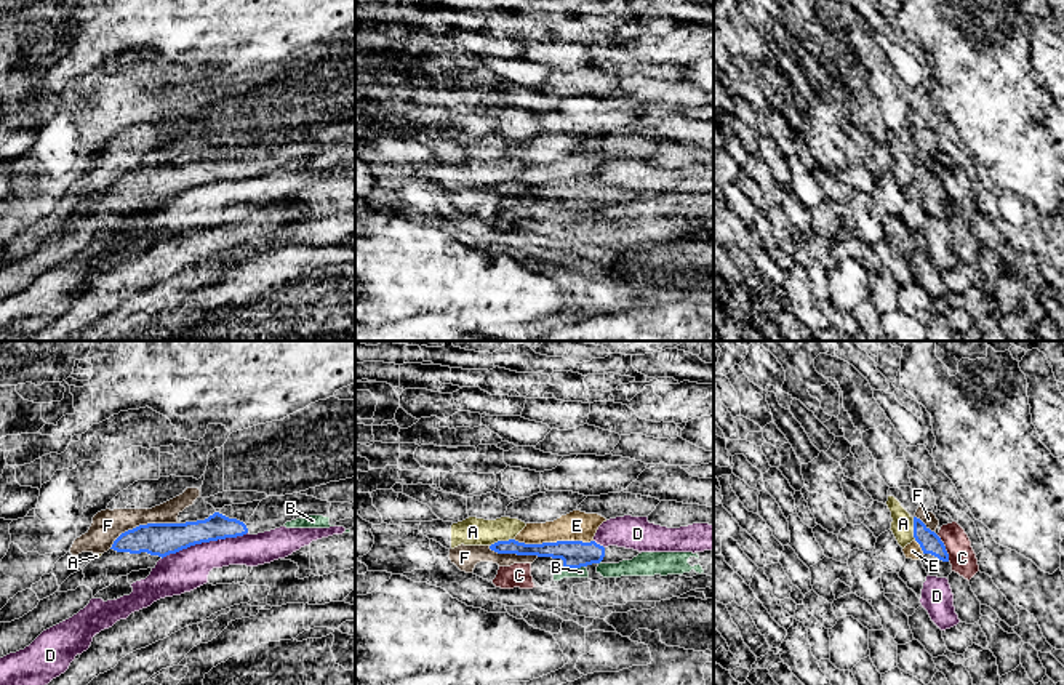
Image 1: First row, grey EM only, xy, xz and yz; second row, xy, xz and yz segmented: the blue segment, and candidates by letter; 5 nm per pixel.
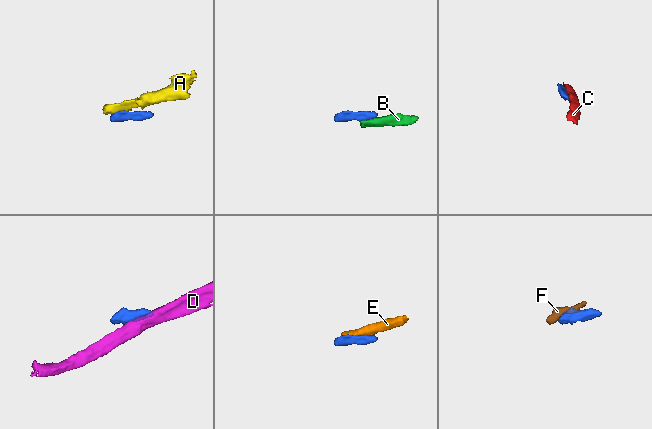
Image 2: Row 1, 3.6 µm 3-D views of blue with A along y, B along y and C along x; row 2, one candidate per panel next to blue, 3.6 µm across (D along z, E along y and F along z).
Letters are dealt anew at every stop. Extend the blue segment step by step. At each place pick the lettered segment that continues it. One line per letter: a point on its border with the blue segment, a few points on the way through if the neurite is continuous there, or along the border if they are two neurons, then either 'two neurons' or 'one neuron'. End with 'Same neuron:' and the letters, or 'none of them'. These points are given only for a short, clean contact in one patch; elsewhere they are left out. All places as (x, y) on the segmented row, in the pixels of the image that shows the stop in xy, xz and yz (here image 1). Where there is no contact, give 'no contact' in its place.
A: xz (501, 541) | along xz (514, 538), (495, 541), (490, 546) | two neurons
B: xz (573, 567) | along xz (584, 565), (562, 568) | two neurons
C: yz (944, 548) | along yz (936, 535), (949, 560) | two neurons
D: xy (204, 541) | two neurons
E: xz (554, 543) | along xz (514, 540), (525, 543), (592, 541) | two neurons
F: xy (143, 525) | along xy (180, 522), (140, 524), (125, 530), (109, 548) | two neurons
Same neuron: none of them

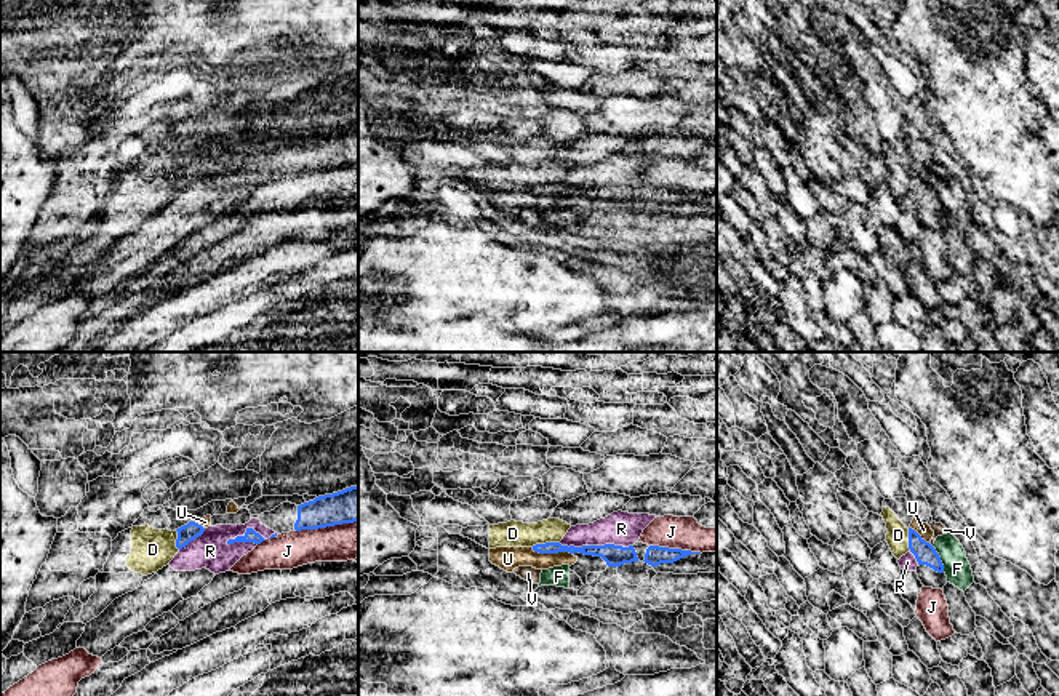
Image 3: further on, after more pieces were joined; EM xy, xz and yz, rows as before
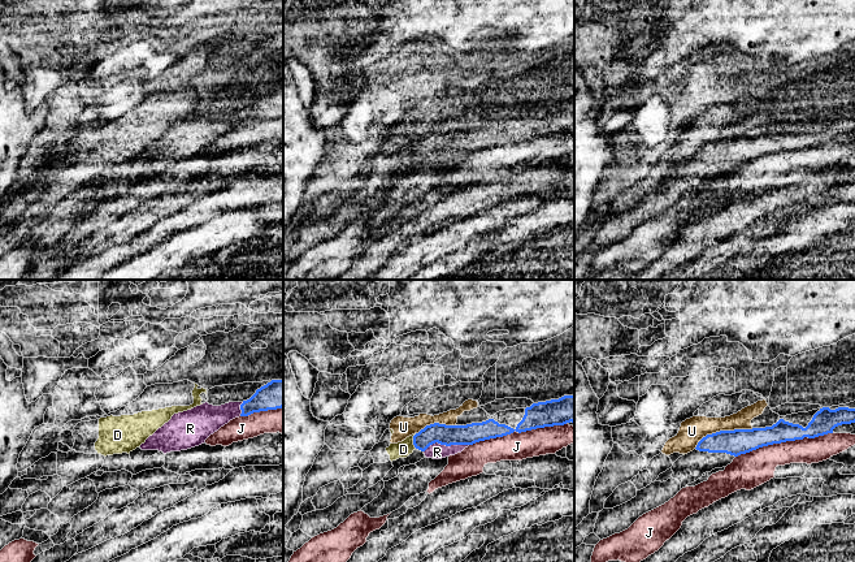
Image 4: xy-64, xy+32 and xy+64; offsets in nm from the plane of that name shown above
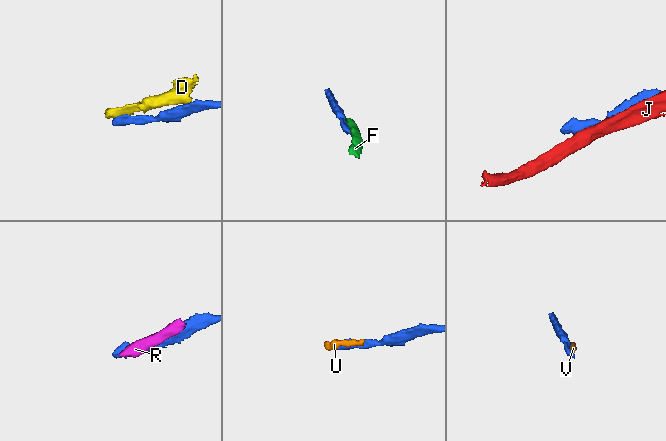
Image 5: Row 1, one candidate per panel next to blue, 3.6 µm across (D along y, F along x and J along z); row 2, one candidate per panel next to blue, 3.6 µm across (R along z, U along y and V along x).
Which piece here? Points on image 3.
D: xz (546, 543) | along xz (559, 541), (531, 546) | two neurons
F: yz (939, 559) | along yz (931, 546), (944, 572) | two neurons
J: xy (327, 525) | two neurons
R: xy (247, 532) | along xy (264, 540), (248, 528), (226, 543) | two neurons
U: xz (552, 552) | along xz (531, 548), (539, 552), (571, 554) | two neurons
V: yz (930, 544) | along yz (928, 543), (931, 546) | two neurons
Same neuron: none of them

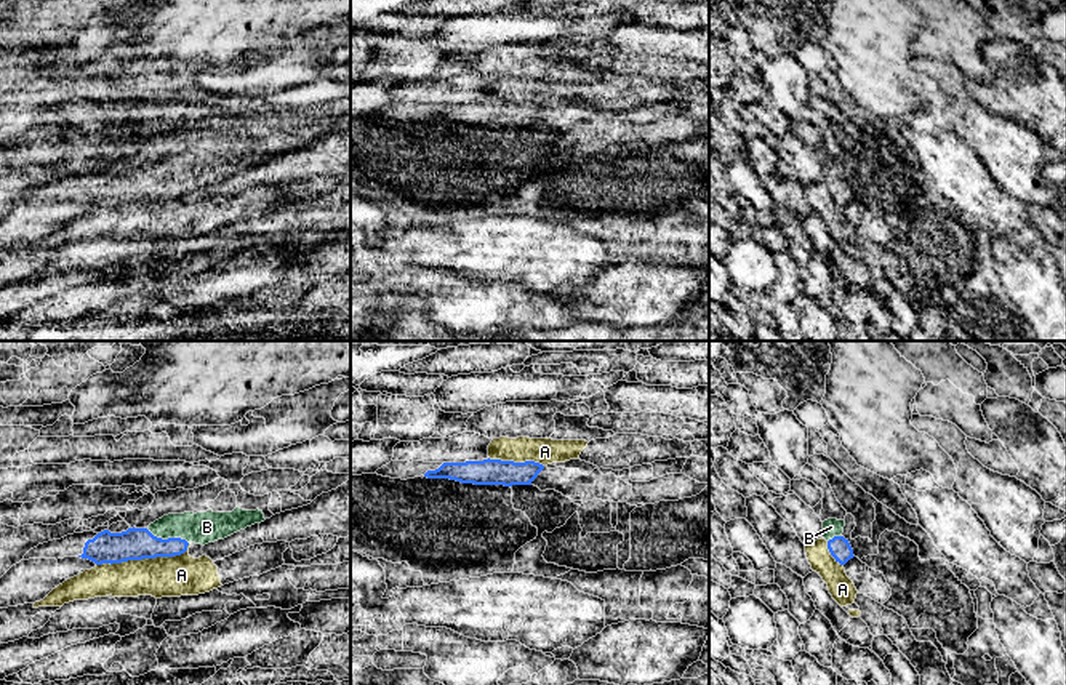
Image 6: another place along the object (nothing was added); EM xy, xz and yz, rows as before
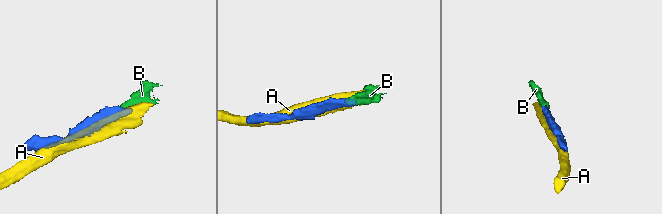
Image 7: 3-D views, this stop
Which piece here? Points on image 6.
A: xy (144, 557) | two neurons
B: xy (168, 538) | across xy (135, 543), (168, 538), (181, 528), (207, 527) | one neuron
Same neuron: B

